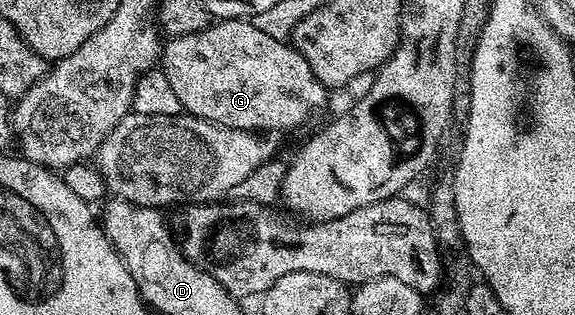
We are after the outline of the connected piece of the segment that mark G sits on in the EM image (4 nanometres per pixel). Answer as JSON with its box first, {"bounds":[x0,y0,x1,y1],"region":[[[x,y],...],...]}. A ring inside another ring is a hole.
{"bounds":[160,18,327,132],"region":[[[222,18],[199,32],[172,35],[162,45],[160,73],[167,76],[182,111],[227,128],[254,132],[297,130],[325,102],[327,87],[311,72],[311,64],[288,41],[281,41],[255,28],[252,20]]]}

